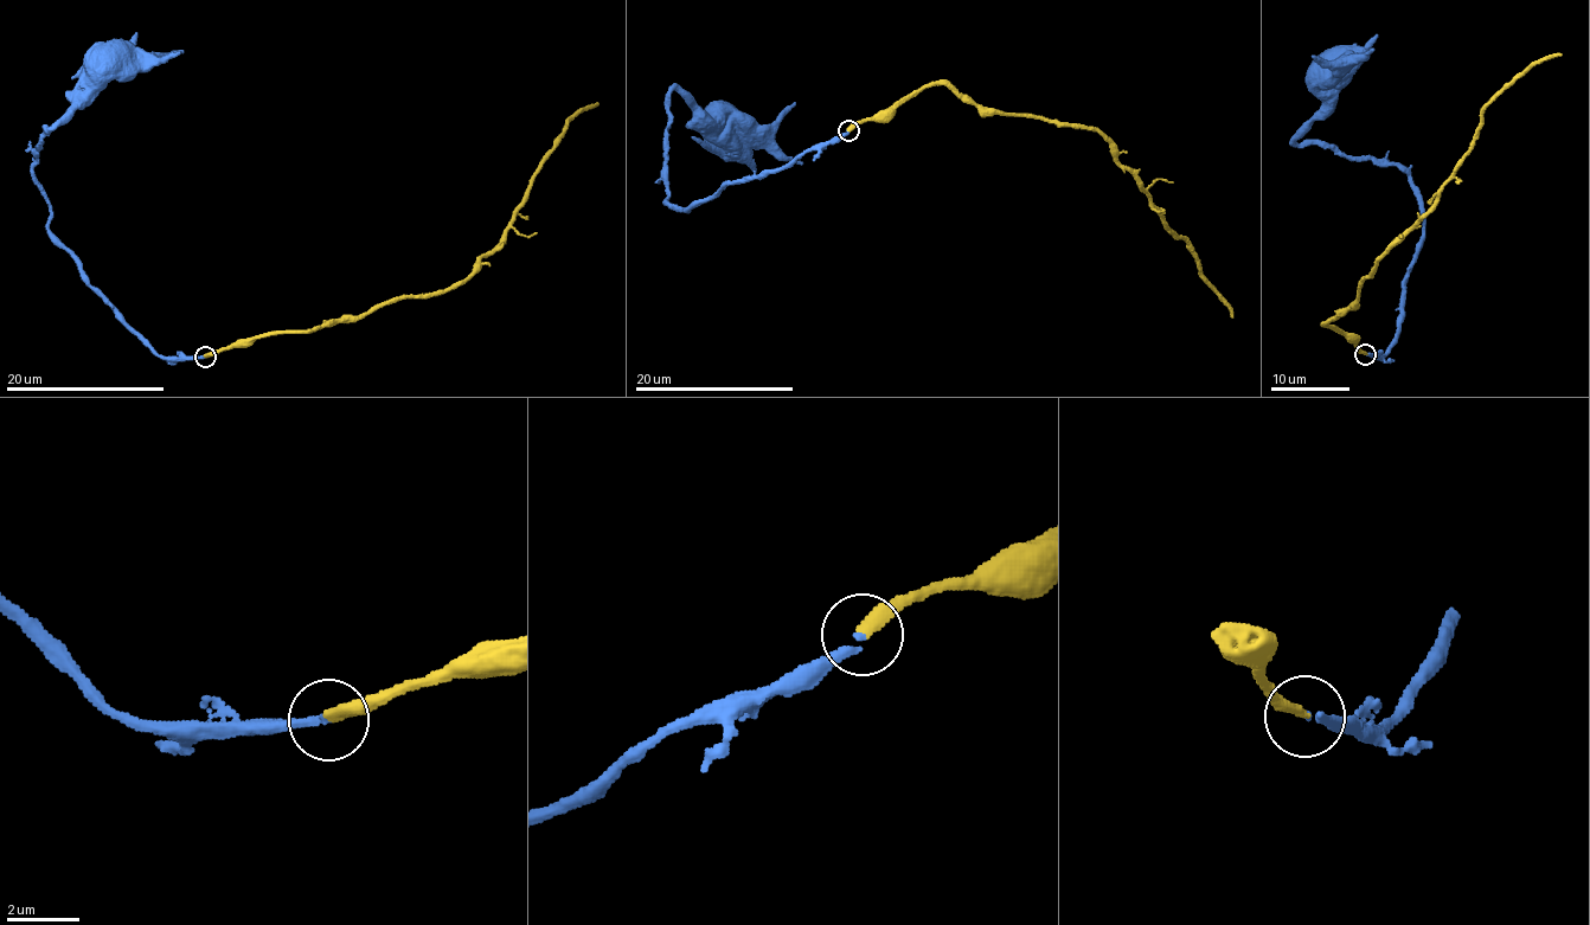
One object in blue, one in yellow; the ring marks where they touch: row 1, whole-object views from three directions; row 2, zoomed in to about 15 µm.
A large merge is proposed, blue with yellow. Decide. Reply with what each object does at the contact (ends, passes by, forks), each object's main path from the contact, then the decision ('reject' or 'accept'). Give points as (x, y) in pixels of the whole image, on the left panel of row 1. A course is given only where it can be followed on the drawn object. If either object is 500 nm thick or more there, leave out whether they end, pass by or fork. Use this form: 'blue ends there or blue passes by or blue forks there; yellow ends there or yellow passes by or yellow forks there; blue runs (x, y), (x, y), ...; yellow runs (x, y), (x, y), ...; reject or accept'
blue ends there; yellow ends there; blue runs (205, 355), (161, 358), (49, 230), (51, 205), (32, 168), (45, 132), (87, 90), (87, 71), (102, 62); yellow runs (205, 355), (456, 288), (504, 239), (564, 127), (598, 103); accept

